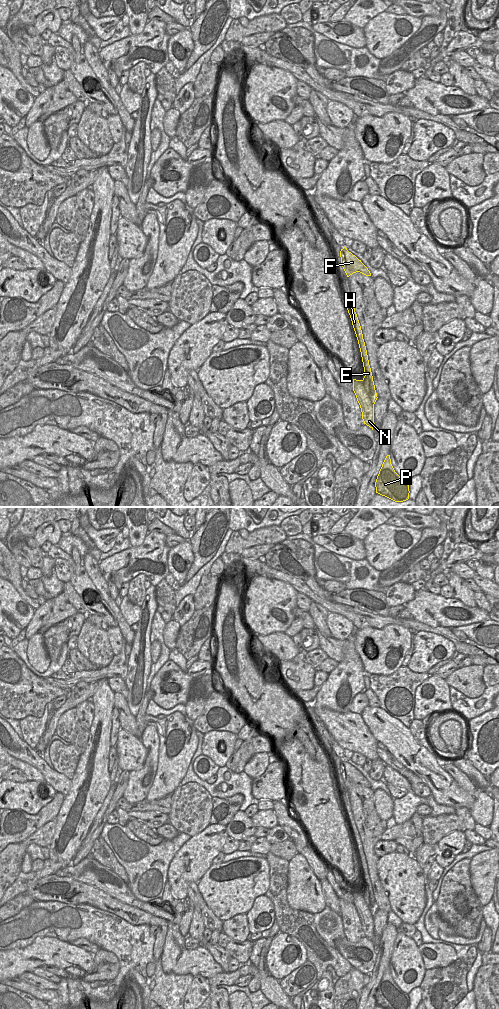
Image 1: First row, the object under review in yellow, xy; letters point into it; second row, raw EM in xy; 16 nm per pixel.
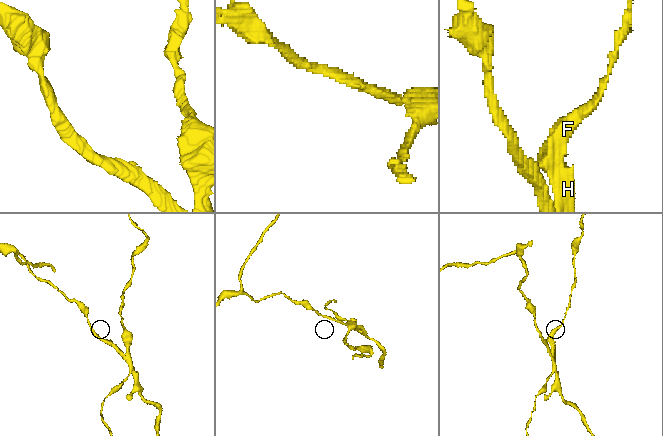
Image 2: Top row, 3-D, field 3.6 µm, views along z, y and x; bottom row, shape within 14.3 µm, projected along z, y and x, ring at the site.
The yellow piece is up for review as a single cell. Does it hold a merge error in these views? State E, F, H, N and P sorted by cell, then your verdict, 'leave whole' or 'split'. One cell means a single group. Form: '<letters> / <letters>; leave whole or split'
E F H / N P; split

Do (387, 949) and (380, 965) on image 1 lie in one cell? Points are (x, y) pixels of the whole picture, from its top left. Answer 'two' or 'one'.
one

